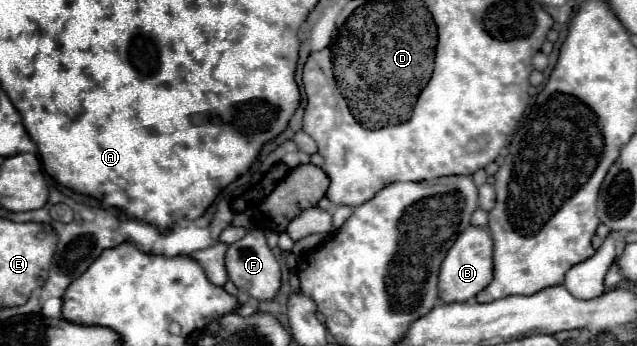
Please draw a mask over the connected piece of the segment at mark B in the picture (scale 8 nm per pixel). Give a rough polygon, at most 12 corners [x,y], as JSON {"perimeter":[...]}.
{"perimeter":[[470,225],[440,265],[444,303],[492,281],[492,237]]}

